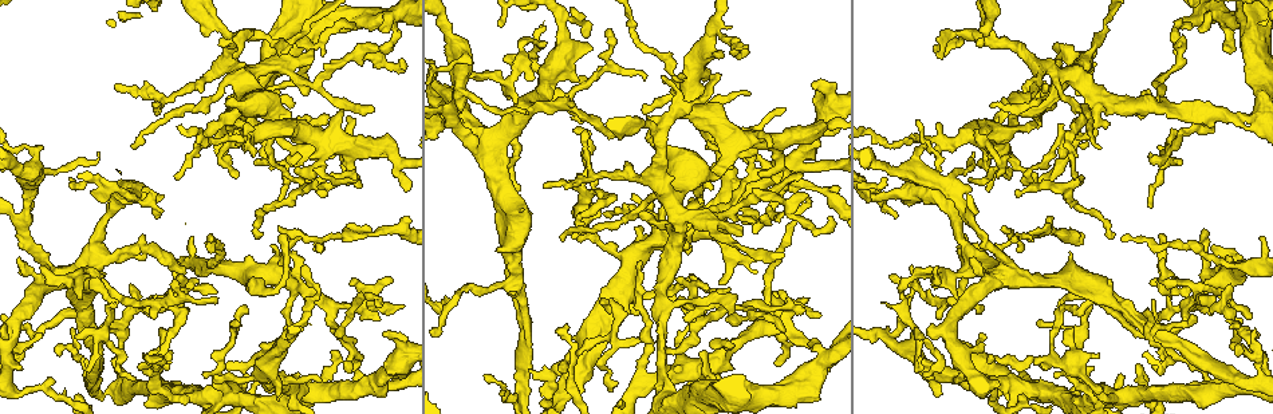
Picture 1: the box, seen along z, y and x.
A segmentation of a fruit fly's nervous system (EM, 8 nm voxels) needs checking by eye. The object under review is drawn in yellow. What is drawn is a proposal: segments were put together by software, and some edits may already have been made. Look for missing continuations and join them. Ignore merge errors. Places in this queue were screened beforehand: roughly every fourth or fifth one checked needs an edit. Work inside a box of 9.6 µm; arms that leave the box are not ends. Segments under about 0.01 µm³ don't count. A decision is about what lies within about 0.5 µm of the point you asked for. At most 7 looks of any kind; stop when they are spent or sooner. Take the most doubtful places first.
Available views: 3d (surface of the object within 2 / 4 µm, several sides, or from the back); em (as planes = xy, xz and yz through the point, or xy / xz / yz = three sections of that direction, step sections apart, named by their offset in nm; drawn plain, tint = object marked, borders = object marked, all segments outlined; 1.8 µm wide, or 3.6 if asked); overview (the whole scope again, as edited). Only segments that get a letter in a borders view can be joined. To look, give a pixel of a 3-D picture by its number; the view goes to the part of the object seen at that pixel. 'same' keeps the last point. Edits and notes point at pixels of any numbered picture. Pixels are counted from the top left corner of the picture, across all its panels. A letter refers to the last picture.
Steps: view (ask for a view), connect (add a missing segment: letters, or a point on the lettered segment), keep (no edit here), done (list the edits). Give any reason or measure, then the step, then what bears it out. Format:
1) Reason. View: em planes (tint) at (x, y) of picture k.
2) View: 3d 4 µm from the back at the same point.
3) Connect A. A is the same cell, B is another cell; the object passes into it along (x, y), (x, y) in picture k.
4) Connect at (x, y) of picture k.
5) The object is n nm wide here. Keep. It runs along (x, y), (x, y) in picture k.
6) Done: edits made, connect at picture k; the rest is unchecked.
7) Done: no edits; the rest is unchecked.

Abrupt turn. View: em yz step 8 (borders) at (120, 352) of picture 1.

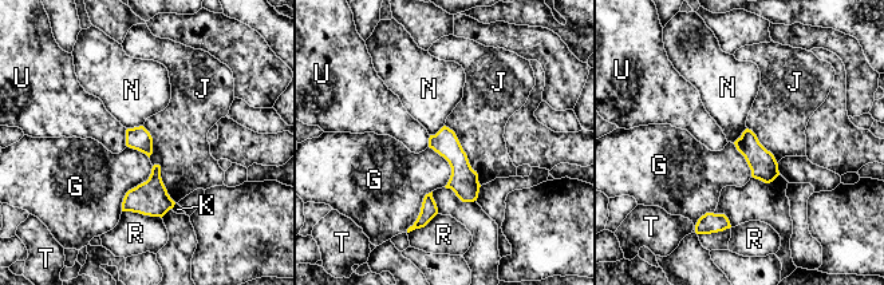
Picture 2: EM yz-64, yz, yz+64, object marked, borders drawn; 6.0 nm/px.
Another direction. View: em planes (borders) at the same point.

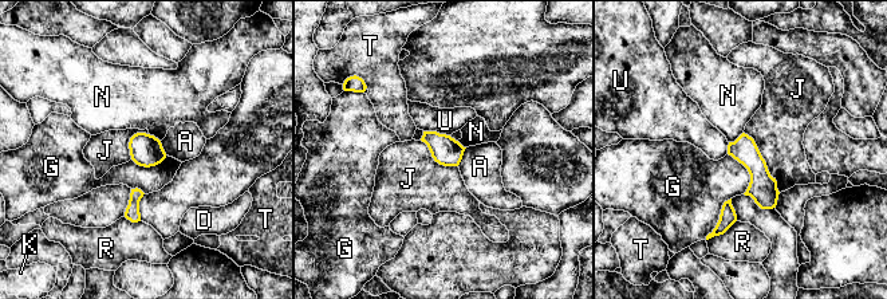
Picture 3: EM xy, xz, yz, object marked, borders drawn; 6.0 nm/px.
The longest contact is with J, 420 nm. Keep. A, D, G, J, K, N, R, T and U are other cells; a border runs along (728, 153), (749, 174), (744, 193) in picture 3; none of them fits.

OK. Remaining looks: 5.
Stops while still wide. View: em xy step 16 (borders) at (590, 45) of picture 1.

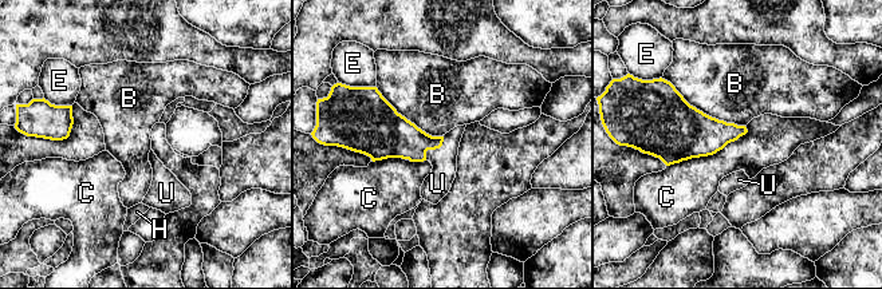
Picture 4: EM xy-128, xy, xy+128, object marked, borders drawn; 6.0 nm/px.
Connect U. U is the same cell, B, C, E and H are other cells; the object passes into it along (396, 137), (434, 149), (437, 183) in picture 4; it goes on there.

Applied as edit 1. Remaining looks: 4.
An open end. View: 3d 4 µm at (469, 76) of picture 1.

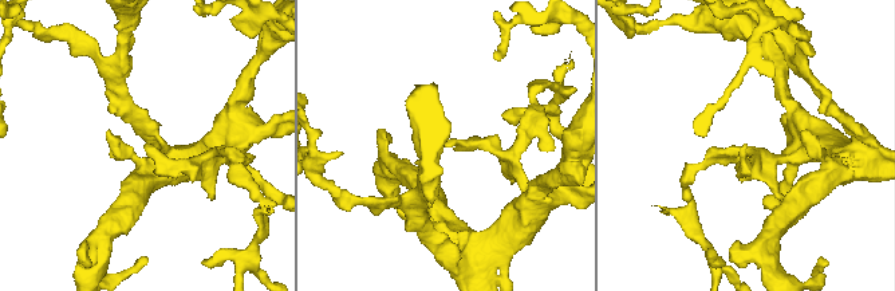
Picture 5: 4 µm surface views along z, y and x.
View: em planes (tint) at (744, 147) of picture 5.

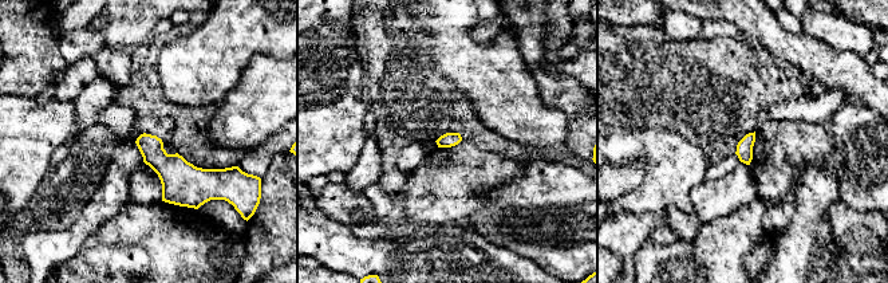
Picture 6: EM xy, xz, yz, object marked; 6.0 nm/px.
View: em planes (borders) at the same point.

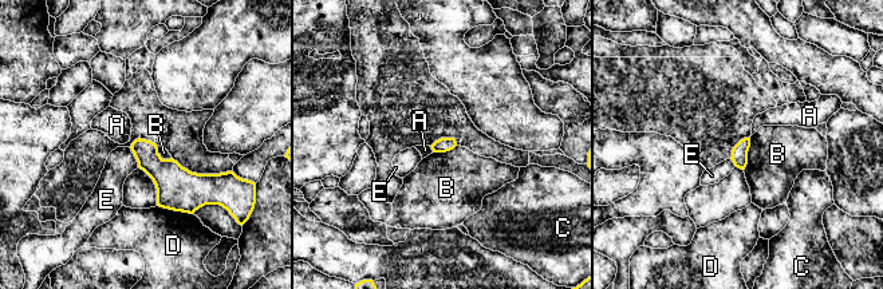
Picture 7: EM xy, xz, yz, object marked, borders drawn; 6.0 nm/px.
Keep. A, B, C, D and E are other cells; a border runs along (751, 137), (744, 170) in picture 7; none of them fits.

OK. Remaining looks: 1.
Done: edits made, connect at picture 4; the rest is unchecked.

